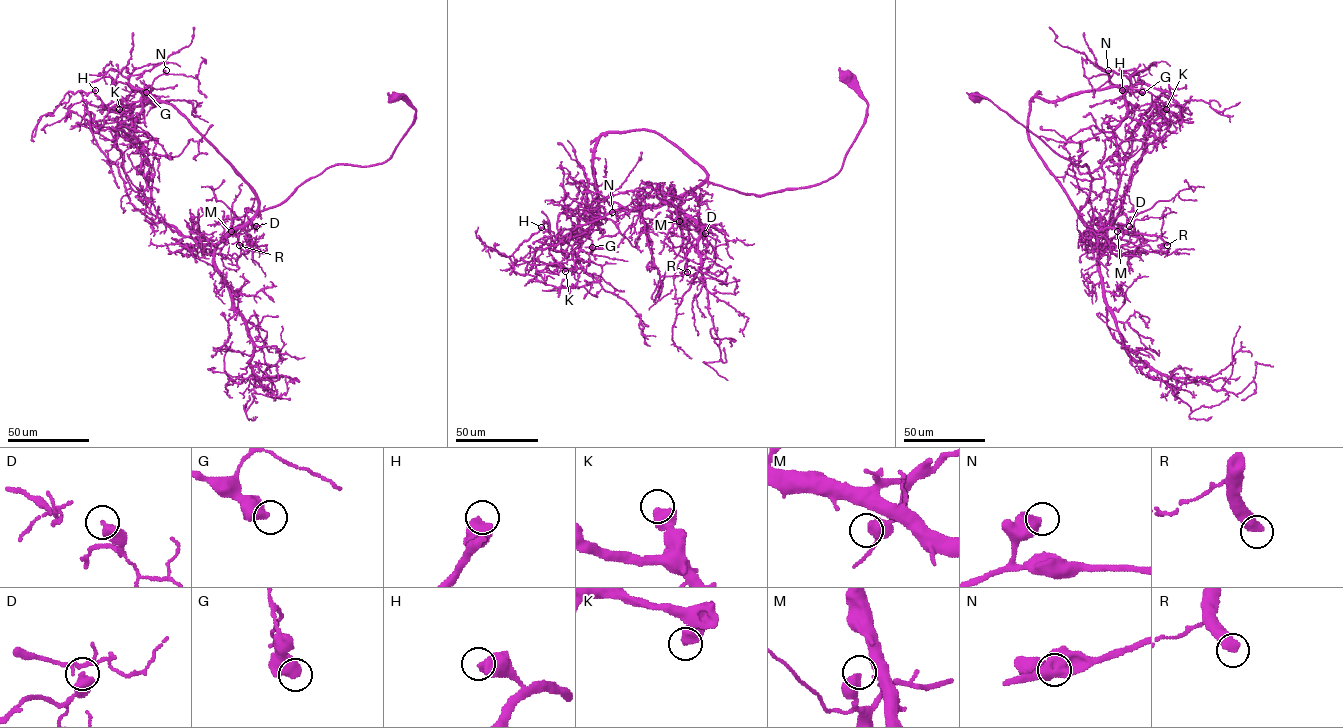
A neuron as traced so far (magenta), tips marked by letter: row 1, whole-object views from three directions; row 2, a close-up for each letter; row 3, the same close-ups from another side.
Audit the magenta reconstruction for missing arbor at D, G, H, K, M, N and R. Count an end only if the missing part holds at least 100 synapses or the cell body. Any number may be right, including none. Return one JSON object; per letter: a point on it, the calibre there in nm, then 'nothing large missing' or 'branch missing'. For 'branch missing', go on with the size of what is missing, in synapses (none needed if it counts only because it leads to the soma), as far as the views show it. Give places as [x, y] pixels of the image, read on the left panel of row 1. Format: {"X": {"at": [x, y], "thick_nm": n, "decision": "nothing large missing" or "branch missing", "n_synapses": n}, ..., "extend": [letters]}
{"D": {"at": [256, 226], "thick_nm": 500, "decision": "nothing large missing"}, "G": {"at": [146, 92], "thick_nm": 550, "decision": "nothing large missing"}, "H": {"at": [95, 90], "thick_nm": 700, "decision": "nothing large missing"}, "K": {"at": [119, 109], "thick_nm": 550, "decision": "nothing large missing"}, "M": {"at": [231, 231], "thick_nm": 550, "decision": "nothing large missing"}, "N": {"at": [166, 70], "thick_nm": 650, "decision": "nothing large missing"}, "R": {"at": [239, 245], "thick_nm": 500, "decision": "branch missing", "n_synapses": 190}, "extend": ["R"]}

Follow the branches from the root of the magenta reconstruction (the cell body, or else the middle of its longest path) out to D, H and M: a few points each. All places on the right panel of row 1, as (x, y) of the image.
D: (976, 98), (991, 101), (1056, 152), (1087, 166), (1091, 190), (1078, 215), (1088, 226), (1123, 234), (1129, 226)
H: (976, 98), (1087, 166), (1078, 215), (1103, 244), (1120, 183), (1114, 130), (1126, 101), (1137, 105), (1122, 90)
M: (976, 98), (991, 101), (1061, 156), (1086, 164), (1091, 190), (1078, 215), (1094, 230), (1117, 231)

